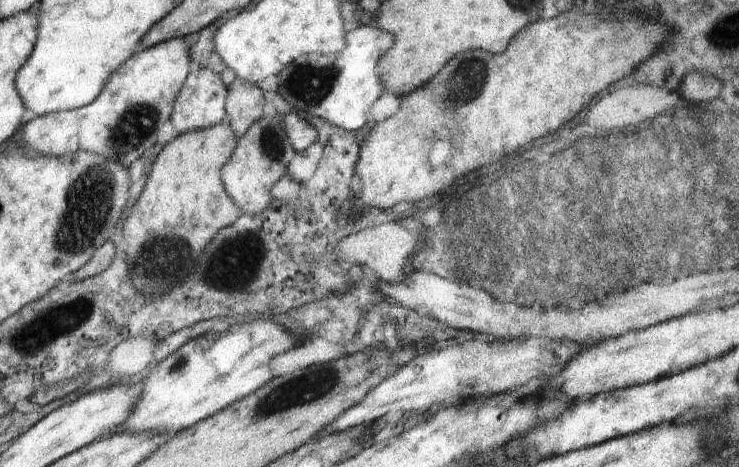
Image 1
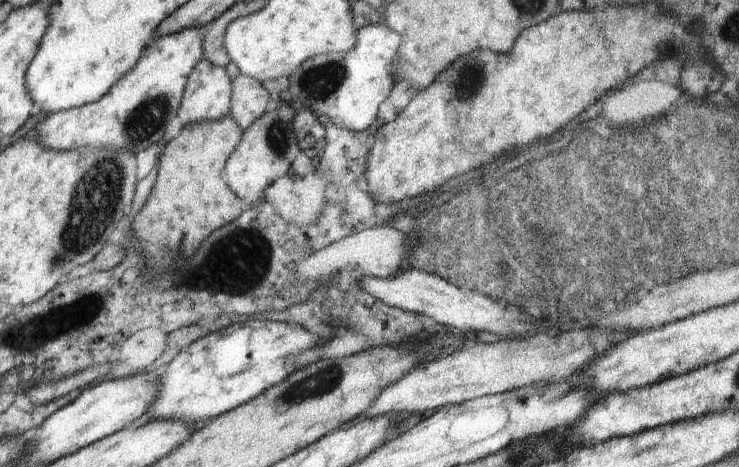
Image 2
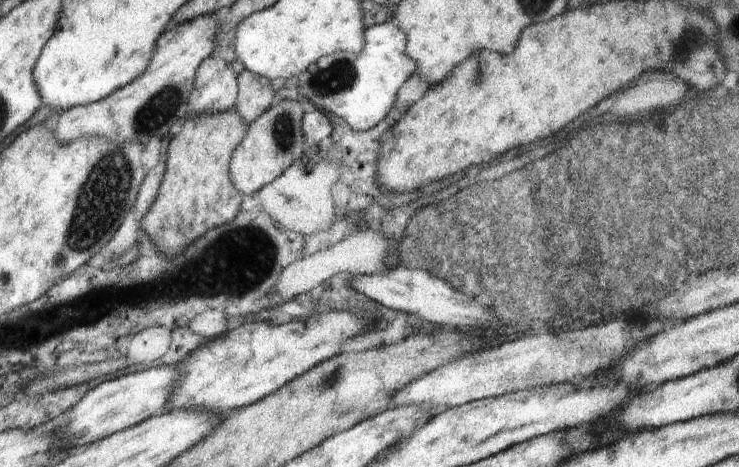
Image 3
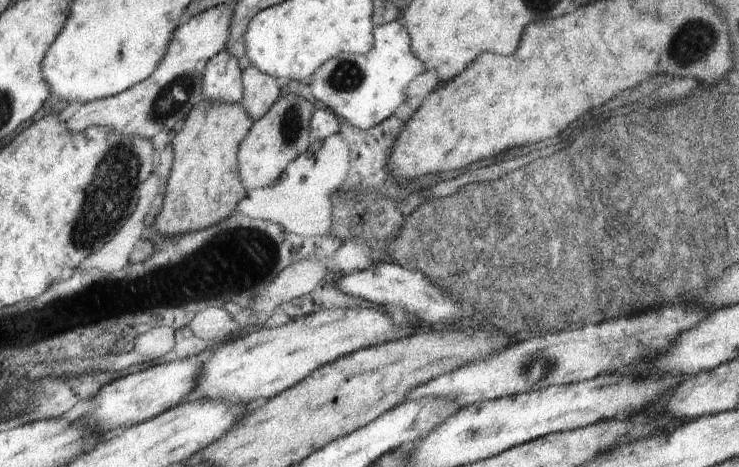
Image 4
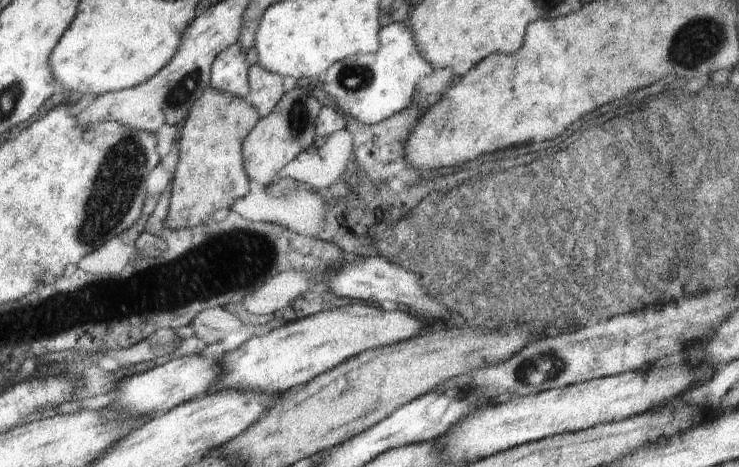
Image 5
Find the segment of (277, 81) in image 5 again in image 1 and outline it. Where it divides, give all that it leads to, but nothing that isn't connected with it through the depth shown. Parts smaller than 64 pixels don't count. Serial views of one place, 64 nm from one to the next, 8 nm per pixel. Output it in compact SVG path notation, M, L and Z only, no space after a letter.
M238 77L227 86L226 121L237 138L262 118L266 98L267 94L260 87Z

